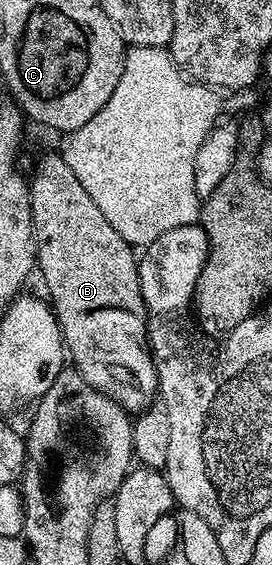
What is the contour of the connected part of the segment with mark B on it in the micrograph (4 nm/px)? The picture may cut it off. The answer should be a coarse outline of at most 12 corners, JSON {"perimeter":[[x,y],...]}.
{"perimeter":[[60,152],[28,184],[68,360],[126,413],[159,390],[134,246]]}

